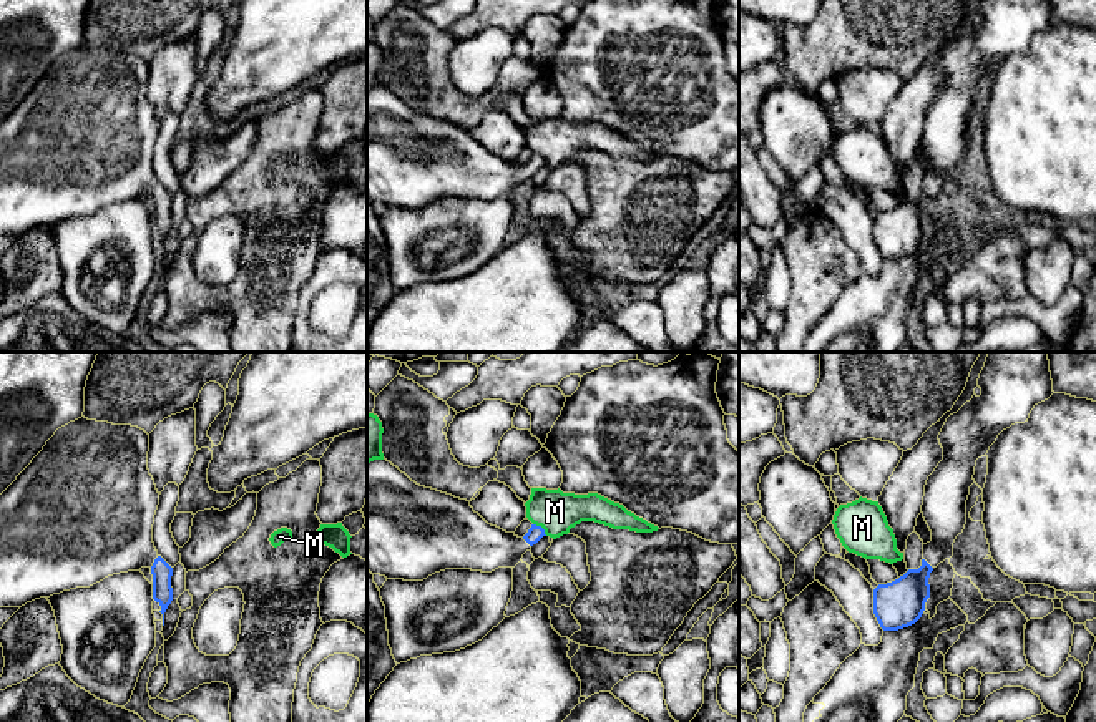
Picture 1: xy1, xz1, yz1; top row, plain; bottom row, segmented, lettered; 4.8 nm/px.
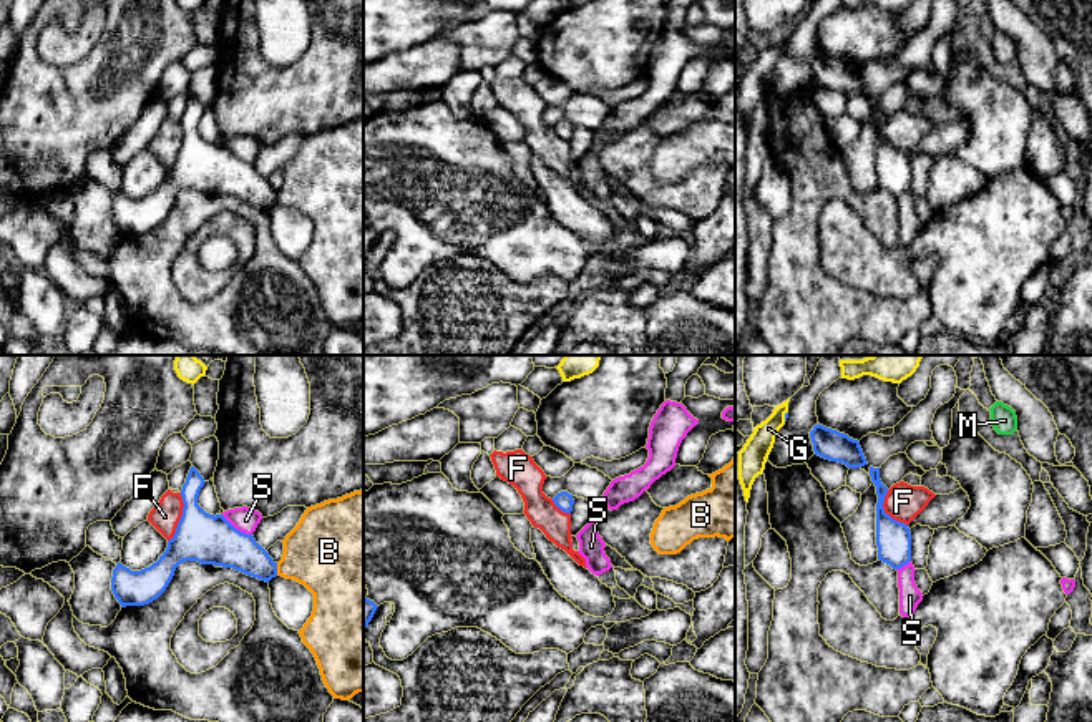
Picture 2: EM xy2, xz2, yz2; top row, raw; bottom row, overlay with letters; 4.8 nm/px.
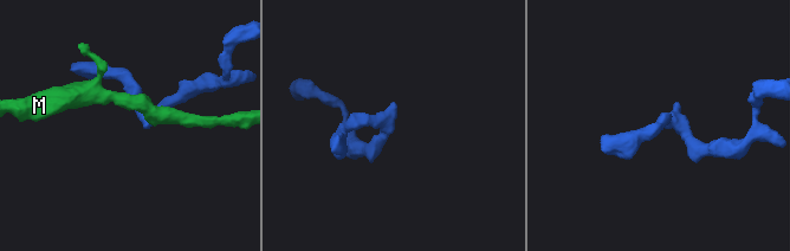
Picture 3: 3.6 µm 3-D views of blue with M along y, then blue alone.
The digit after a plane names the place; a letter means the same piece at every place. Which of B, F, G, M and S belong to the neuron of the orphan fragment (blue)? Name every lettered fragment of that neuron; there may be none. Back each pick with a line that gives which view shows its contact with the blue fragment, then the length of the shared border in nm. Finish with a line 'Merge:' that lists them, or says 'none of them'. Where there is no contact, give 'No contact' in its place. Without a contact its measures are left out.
Merge: none of them

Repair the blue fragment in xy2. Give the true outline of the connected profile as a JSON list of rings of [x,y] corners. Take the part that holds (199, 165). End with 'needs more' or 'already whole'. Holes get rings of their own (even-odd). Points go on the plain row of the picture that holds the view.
[[[191,95],[181,118],[183,144],[156,191],[141,199],[116,193],[111,219],[121,236],[158,227],[184,189],[232,196],[266,211],[277,204],[277,191],[252,163],[241,161],[222,143],[209,143],[197,133],[204,111],[201,101]]]; already whole

